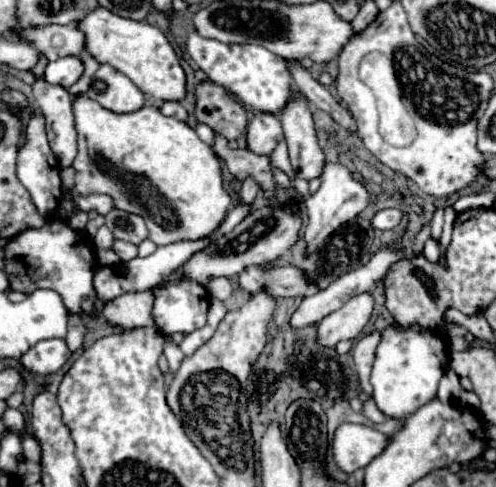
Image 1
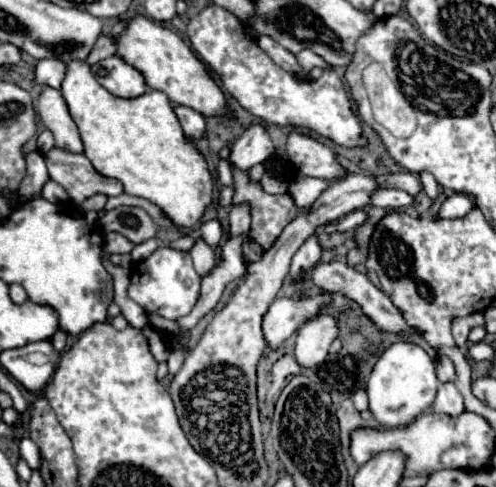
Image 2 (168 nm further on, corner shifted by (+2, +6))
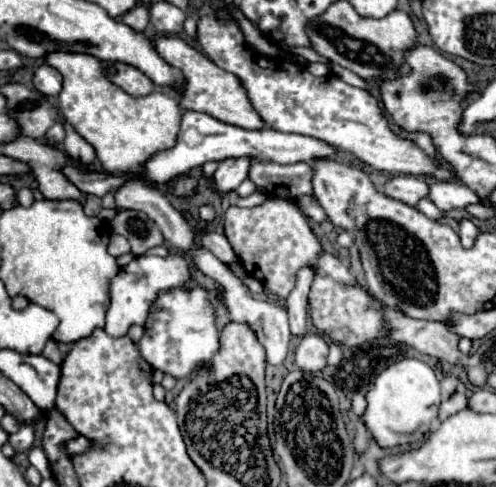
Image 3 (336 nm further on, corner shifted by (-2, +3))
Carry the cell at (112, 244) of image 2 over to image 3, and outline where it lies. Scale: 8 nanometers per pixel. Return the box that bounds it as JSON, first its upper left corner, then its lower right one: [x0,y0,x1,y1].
[109,234,131,258]

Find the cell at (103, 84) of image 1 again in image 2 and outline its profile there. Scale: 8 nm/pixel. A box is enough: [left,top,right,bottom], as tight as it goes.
[95,55,147,97]

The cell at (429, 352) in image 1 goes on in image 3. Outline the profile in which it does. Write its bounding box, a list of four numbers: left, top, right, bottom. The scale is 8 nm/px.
[363,358,441,448]

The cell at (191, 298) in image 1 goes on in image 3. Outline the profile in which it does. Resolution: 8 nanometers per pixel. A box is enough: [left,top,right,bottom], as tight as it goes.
[105,252,191,338]

